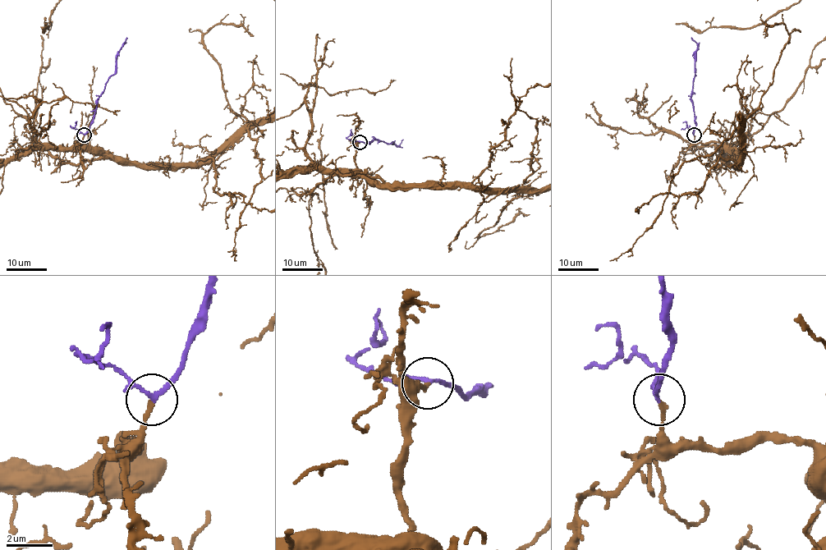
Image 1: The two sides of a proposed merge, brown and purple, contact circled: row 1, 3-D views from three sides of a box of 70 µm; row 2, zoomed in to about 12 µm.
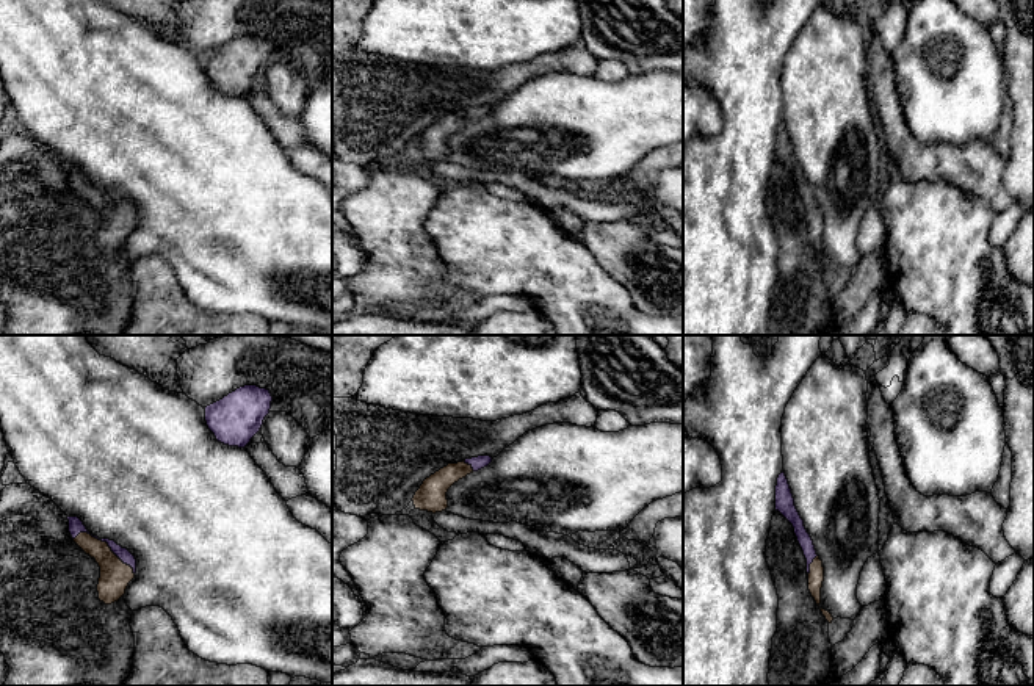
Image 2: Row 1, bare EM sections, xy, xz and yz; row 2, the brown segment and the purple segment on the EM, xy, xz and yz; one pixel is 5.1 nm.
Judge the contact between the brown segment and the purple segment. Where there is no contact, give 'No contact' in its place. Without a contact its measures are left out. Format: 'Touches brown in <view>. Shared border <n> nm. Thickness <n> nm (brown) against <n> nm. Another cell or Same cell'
Touches brown in xy. Shared border 360 nm. Thickness 160 nm (brown) against 70 nm. Same cell

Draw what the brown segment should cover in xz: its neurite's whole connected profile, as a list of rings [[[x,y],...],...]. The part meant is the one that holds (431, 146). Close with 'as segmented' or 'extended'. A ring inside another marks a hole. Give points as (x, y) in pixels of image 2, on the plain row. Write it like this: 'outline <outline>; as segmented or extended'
outline [[[478,105],[457,113],[448,113],[423,130],[412,150],[415,158],[428,161],[442,161],[448,157],[448,138],[467,124],[487,116],[490,105]]]; extended

